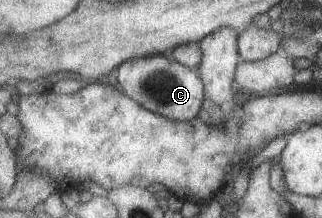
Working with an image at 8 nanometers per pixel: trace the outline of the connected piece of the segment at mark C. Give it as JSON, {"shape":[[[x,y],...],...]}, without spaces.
{"shape":[[[171,53],[152,54],[130,60],[120,67],[117,79],[130,97],[149,110],[176,121],[188,121],[198,117],[208,98],[207,87],[199,70],[175,60]]]}

